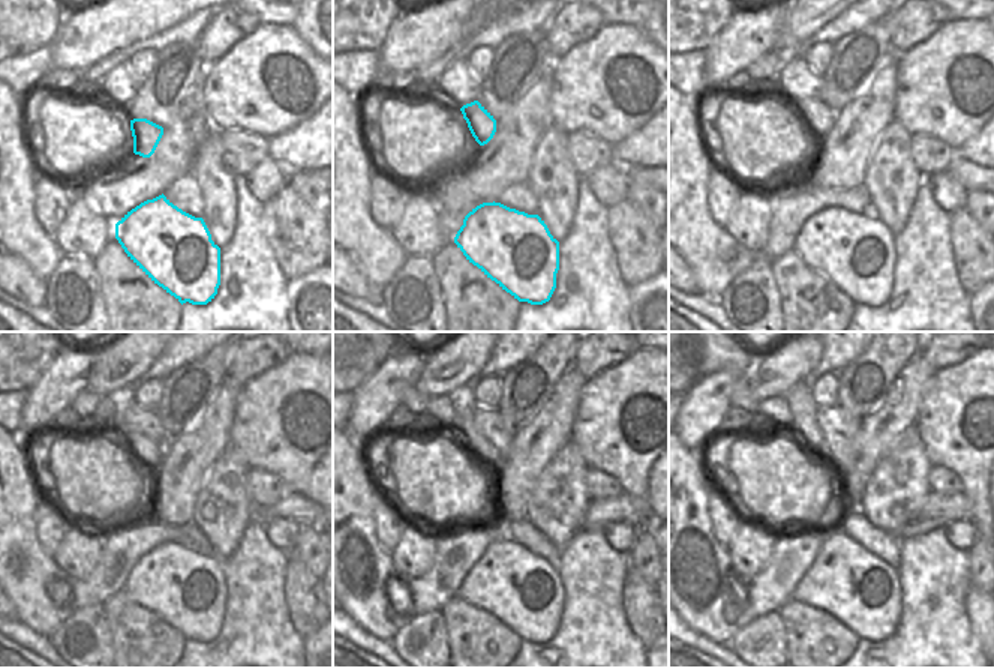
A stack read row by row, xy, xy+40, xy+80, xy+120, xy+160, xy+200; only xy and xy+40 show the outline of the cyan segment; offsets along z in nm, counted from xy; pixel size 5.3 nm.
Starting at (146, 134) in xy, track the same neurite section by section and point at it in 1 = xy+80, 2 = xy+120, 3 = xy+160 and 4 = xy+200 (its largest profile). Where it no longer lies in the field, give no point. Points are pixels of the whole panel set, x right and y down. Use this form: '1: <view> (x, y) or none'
1: xy+80 (817, 117)
2: xy+120 (147, 452)
3: xy+160 (482, 449)
4: xy+200 (819, 446)

